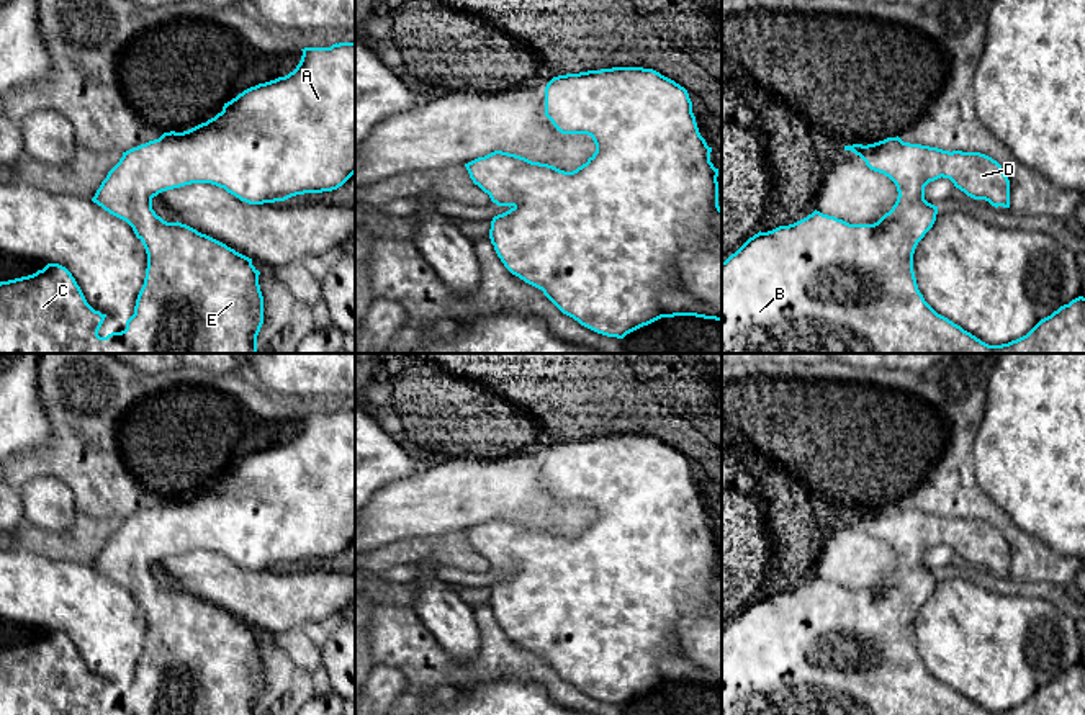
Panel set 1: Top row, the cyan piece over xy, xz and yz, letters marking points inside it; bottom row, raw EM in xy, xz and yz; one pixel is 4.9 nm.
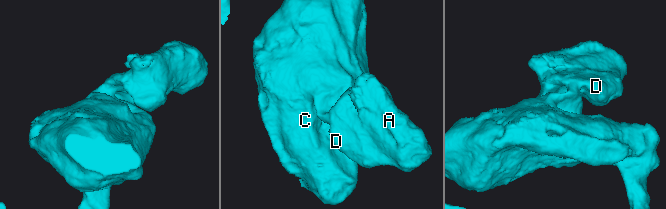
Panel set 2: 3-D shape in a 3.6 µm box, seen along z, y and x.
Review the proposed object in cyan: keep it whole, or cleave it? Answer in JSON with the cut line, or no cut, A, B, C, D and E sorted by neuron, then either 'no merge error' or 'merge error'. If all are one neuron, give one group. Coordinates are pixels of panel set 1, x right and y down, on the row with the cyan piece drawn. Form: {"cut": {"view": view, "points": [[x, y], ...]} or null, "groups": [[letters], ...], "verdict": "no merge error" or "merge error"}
{"cut": null, "groups": [["A", "B", "C", "D", "E"]], "verdict": "no merge error"}

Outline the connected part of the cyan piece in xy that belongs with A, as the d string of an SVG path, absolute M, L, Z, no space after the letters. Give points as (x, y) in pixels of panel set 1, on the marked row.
M355 43L301 51L299 64L288 75L244 90L206 123L183 133L164 133L123 152L101 182L92 201L126 221L147 254L144 285L126 329L100 337L106 314L87 303L65 267L47 263L33 275L0 281L0 353L257 353L263 296L252 259L187 224L164 221L152 209L152 198L185 185L211 183L241 201L263 205L342 187L355 173Z

